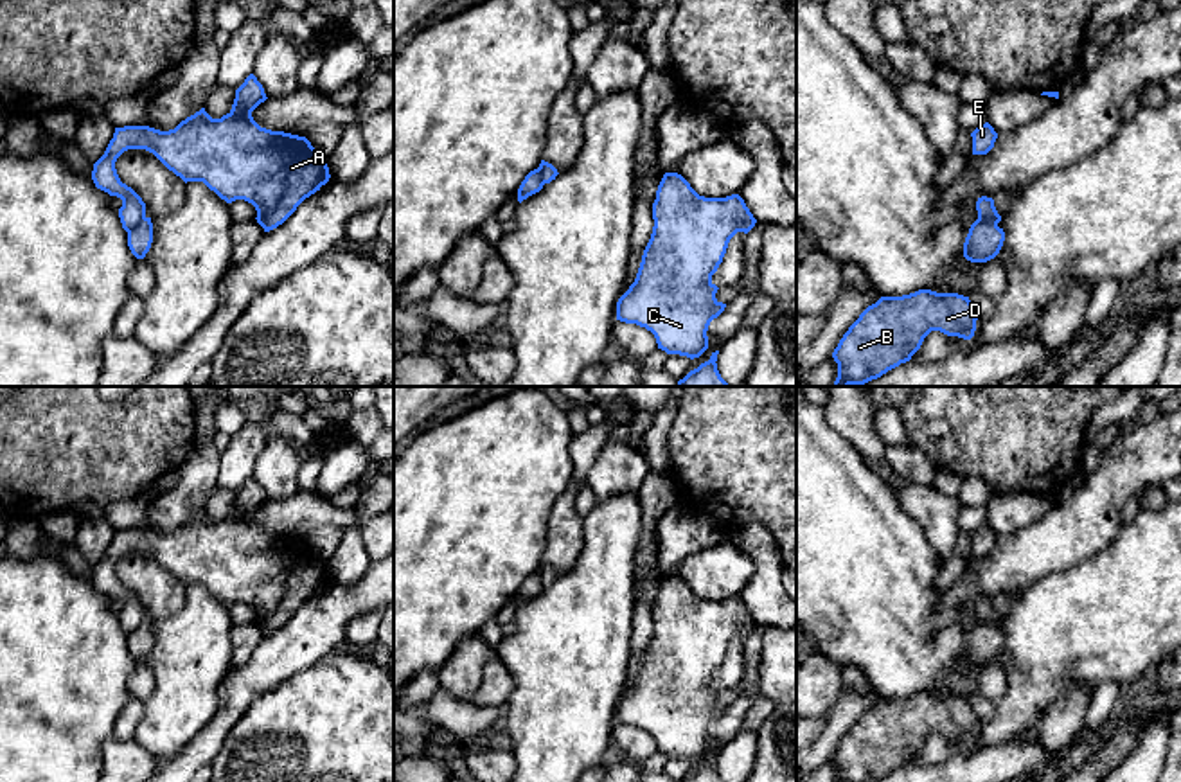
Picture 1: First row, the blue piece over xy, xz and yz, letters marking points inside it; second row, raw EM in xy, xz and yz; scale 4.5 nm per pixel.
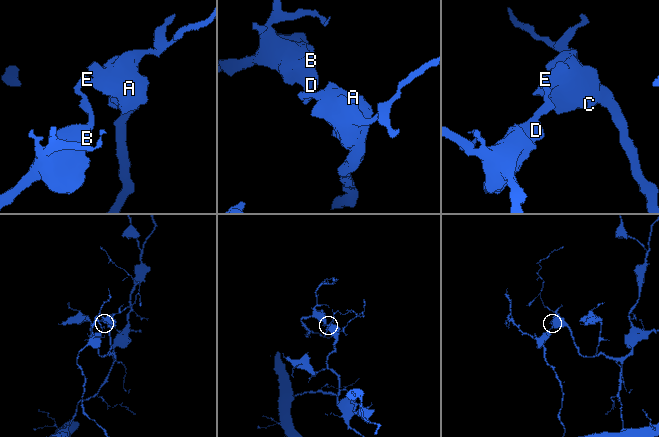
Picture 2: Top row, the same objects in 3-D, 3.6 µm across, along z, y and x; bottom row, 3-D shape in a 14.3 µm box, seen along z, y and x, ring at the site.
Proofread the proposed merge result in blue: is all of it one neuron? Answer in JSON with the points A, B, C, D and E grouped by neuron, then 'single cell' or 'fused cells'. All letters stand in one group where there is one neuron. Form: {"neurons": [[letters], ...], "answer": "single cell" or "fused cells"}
{"neurons": [["A", "C", "E"], ["B", "D"]], "answer": "fused cells"}

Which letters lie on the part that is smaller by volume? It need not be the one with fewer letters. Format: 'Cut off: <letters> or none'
Cut off: B, D

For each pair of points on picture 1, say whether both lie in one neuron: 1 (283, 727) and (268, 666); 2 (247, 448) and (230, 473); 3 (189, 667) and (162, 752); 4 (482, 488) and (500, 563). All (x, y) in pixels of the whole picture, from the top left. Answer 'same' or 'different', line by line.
1: different
2: same
3: same
4: same

